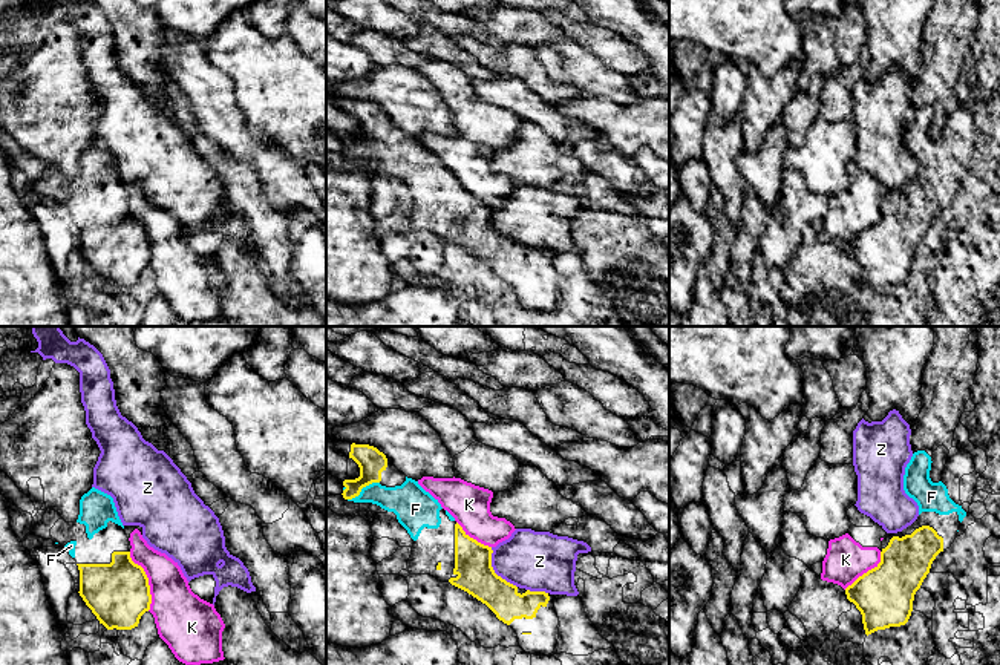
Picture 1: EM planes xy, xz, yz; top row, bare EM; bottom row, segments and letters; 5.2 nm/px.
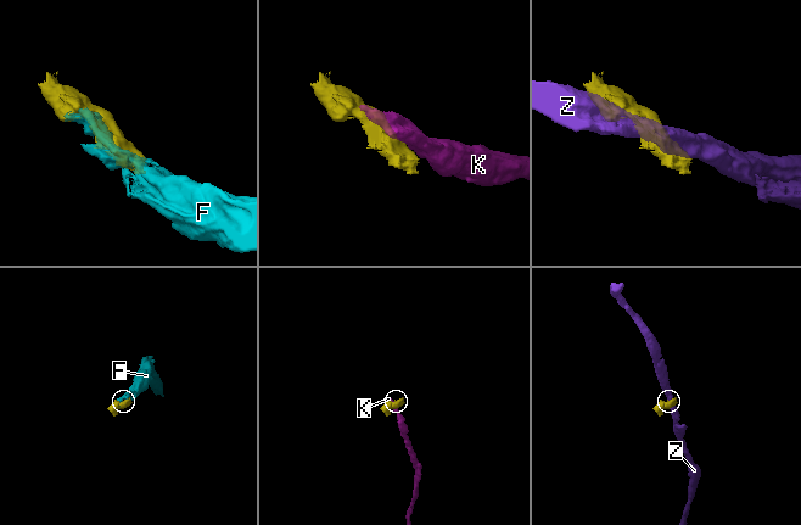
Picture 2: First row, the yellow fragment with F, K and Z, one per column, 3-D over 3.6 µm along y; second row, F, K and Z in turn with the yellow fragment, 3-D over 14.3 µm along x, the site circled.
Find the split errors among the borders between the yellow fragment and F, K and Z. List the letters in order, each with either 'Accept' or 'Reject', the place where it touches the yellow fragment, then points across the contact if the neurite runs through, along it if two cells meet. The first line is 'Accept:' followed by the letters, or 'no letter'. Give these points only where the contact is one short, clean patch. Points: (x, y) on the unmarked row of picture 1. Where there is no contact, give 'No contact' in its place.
Accept: F
F: Accept. Touches yellow at xz (362, 144)
K: Reject. Touches yellow at xy (147, 238)
Z: Reject. Touches yellow at xz (493, 227)

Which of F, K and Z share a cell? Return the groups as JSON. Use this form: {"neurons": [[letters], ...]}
{"neurons": [["F"], ["K"], ["Z"]]}

